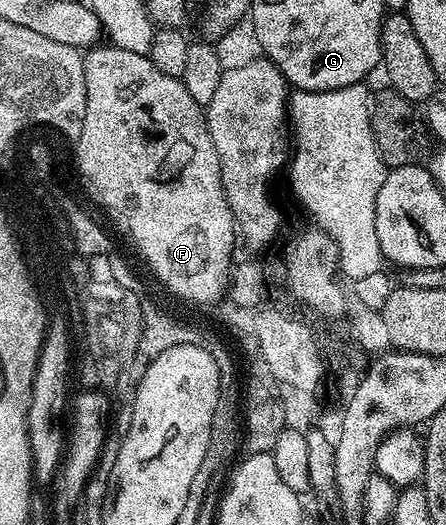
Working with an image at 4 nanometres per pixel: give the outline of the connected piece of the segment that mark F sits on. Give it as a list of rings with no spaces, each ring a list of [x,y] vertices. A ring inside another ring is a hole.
[[[95,45],[82,55],[86,123],[81,142],[82,172],[77,178],[86,186],[87,193],[106,210],[107,220],[116,218],[122,226],[130,227],[150,262],[169,283],[168,287],[174,289],[174,297],[187,299],[190,303],[218,303],[227,298],[230,286],[230,272],[235,262],[236,220],[222,191],[220,161],[206,128],[203,108],[192,101],[192,93],[188,93],[181,79],[160,73],[160,69],[152,65],[149,54],[132,53],[113,45],[102,46]],[[138,145],[140,157],[144,157],[146,145],[170,145],[166,151],[168,157],[160,163],[140,163],[140,173],[136,173]]]

